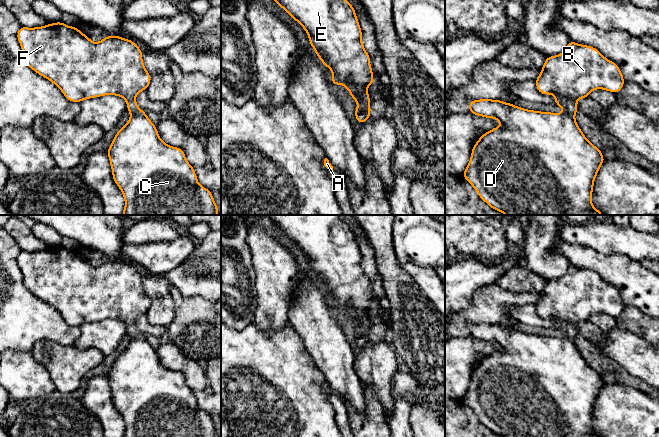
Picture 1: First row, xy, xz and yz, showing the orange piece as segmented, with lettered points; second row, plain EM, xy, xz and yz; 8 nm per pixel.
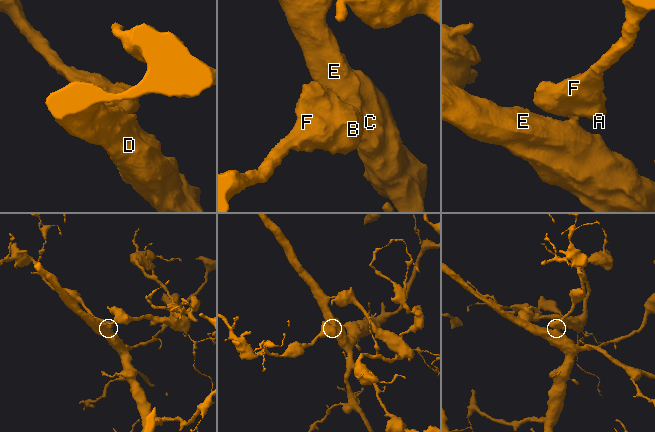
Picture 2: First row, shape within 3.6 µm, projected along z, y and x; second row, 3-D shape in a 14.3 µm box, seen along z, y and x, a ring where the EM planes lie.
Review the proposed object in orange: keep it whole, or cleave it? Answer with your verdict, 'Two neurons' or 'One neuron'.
One neuron

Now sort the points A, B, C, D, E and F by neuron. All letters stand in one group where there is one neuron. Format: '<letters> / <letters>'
A B C D E F

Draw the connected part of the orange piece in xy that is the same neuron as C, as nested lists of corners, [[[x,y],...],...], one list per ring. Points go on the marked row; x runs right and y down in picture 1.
[[[62,22],[31,29],[22,26],[17,38],[25,64],[58,86],[69,101],[81,102],[103,95],[117,95],[126,100],[130,119],[116,133],[107,151],[114,182],[125,199],[122,215],[218,214],[212,193],[198,183],[184,151],[165,144],[145,111],[137,106],[135,97],[148,88],[151,77],[142,62],[143,52],[133,41],[106,36],[94,43],[78,28]]]

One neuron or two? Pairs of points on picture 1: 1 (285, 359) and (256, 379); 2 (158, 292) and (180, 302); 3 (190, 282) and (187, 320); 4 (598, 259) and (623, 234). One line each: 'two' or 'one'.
1: one
2: two
3: two
4: two

